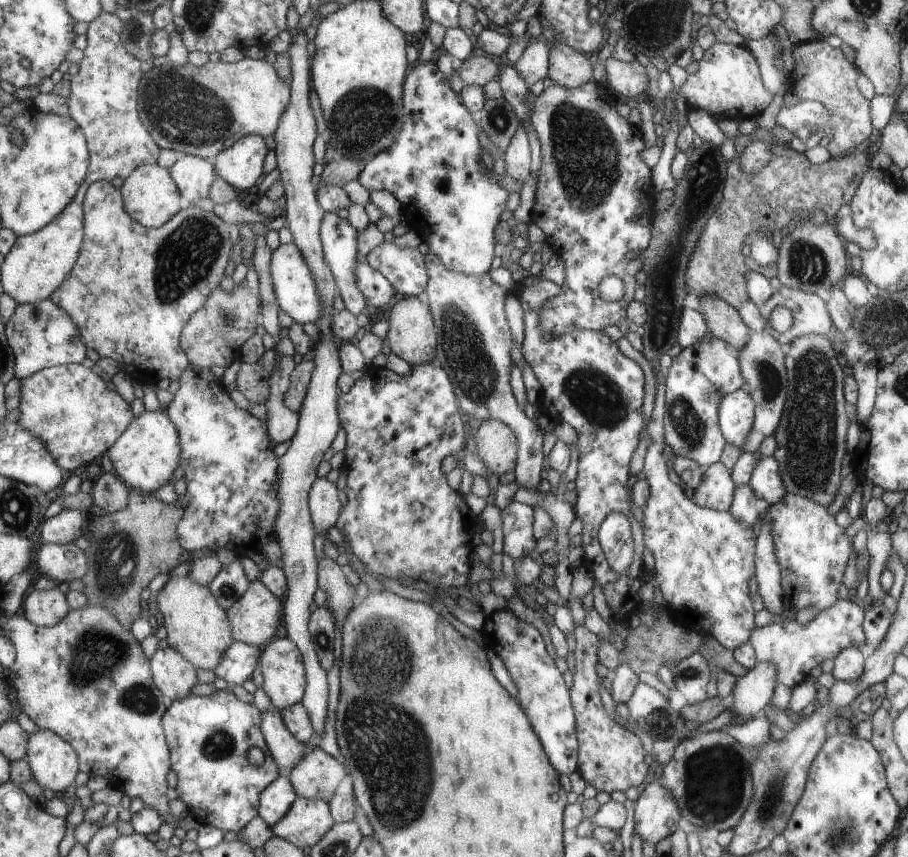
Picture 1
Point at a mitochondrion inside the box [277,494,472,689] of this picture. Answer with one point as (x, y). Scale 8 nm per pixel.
(324, 640)

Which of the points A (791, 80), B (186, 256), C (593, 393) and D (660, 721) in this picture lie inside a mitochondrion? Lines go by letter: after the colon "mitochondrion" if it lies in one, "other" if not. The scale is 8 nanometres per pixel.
A: other
B: mitochondrion
C: mitochondrion
D: mitochondrion

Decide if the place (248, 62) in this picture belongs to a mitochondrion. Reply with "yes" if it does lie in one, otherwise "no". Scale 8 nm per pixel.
no

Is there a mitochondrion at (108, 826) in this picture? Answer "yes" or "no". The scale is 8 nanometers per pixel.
no

